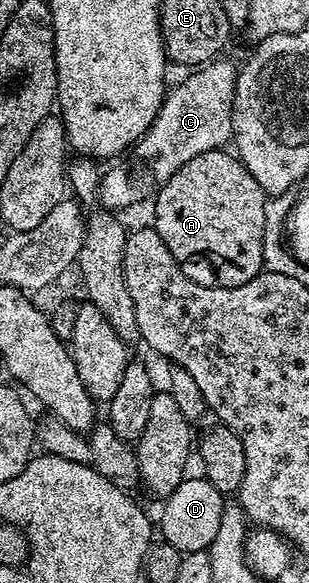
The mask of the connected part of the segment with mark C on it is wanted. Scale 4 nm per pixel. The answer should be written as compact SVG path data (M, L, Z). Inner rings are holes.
M223 58L215 59L209 63L205 63L204 66L191 71L191 74L188 78L184 79L173 91L172 89L165 95L164 102L160 105L158 116L155 117L155 120L152 121L151 128L148 129L147 133L143 135L135 143L132 149L127 153L125 157L126 162L122 162L114 167L112 167L109 171L106 170L101 175L101 182L99 192L97 194L97 199L99 205L103 209L108 209L113 212L121 212L120 210L124 208L128 208L138 202L142 202L146 199L148 201L153 199L157 192L159 192L162 187L169 182L170 177L174 176L175 172L178 172L180 168L186 163L189 163L190 160L194 159L196 156L200 156L202 152L208 152L216 149L221 149L224 145L229 143L229 140L232 138L232 128L233 128L233 98L236 96L236 75L238 73L238 68L236 64L232 64L226 60L222 60Z

